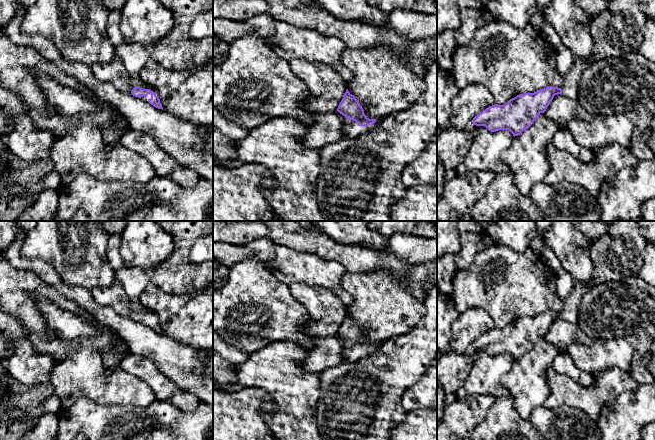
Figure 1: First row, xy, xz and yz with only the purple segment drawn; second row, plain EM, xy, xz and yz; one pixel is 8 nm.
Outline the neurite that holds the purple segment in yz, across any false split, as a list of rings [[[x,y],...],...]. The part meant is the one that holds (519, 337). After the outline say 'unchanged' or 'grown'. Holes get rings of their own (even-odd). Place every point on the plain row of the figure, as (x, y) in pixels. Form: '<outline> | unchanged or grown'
[[[612,221],[590,249],[594,265],[592,281],[573,284],[561,312],[547,310],[534,317],[519,318],[504,329],[486,332],[463,354],[441,354],[437,359],[437,384],[446,394],[463,387],[478,350],[485,350],[491,356],[509,354],[514,361],[520,359],[546,335],[555,319],[577,320],[582,298],[591,285],[616,283],[636,276],[643,265],[646,243],[637,221]]] | grown

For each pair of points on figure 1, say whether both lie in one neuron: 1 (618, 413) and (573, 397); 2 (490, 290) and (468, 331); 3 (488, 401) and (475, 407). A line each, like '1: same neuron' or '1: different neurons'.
1: different neurons
2: different neurons
3: same neuron

